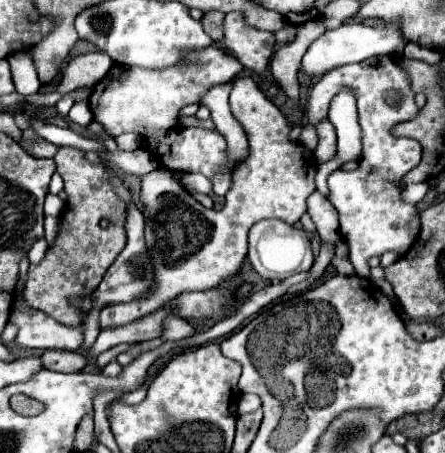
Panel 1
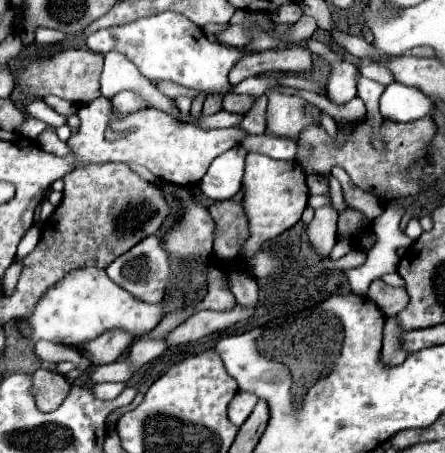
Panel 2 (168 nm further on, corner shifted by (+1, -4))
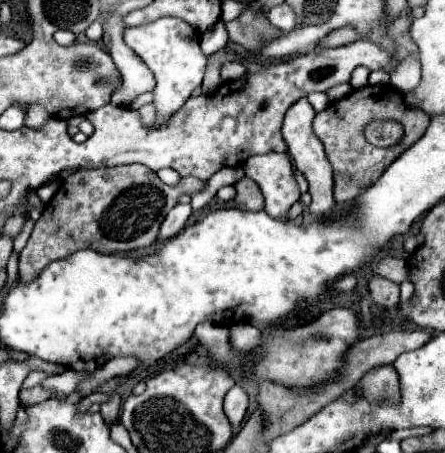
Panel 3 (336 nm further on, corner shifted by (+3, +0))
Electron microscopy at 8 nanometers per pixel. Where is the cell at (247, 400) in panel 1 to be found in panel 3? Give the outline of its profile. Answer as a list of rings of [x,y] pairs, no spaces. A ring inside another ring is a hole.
[[[232,386],[224,398],[224,412],[232,426],[242,424],[248,410],[248,394],[240,386]]]

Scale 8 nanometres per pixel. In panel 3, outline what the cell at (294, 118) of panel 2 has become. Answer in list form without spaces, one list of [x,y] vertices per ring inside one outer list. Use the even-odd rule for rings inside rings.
[[[306,98],[298,100],[296,104],[292,104],[284,116],[284,124],[282,124],[282,136],[288,144],[288,154],[292,156],[294,160],[294,166],[296,170],[308,180],[310,184],[310,196],[312,196],[312,202],[310,202],[310,212],[316,214],[318,218],[326,218],[332,214],[332,208],[334,208],[334,178],[332,178],[332,168],[330,168],[330,162],[326,160],[324,156],[324,148],[322,148],[322,142],[318,140],[318,136],[314,136],[312,132],[312,120],[314,120],[316,112],[314,108],[310,106],[310,102]]]

